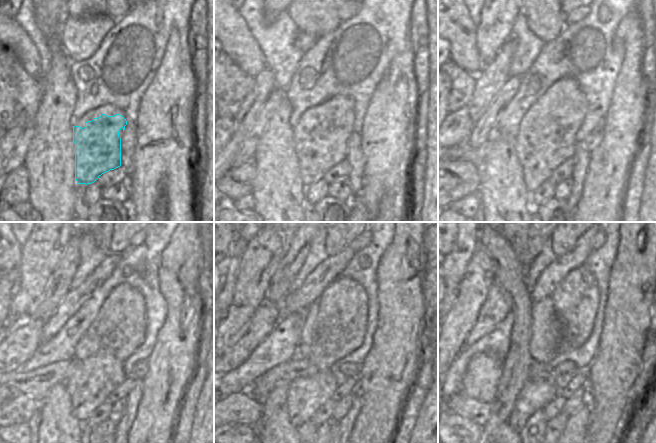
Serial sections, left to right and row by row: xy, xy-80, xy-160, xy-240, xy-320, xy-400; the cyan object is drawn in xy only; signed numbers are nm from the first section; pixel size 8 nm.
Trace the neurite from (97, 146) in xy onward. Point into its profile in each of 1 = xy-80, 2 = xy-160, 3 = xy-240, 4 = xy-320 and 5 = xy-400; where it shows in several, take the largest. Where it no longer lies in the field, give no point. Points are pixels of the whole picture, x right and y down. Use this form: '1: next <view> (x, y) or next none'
1: next xy-80 (315, 159)
2: next xy-160 (538, 161)
3: next xy-240 (88, 388)
4: next xy-320 (305, 395)
5: next xy-400 (536, 394)

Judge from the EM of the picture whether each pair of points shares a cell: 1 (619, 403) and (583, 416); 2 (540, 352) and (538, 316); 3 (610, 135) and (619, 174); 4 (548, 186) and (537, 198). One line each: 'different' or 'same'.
1: different
2: same
3: same
4: same

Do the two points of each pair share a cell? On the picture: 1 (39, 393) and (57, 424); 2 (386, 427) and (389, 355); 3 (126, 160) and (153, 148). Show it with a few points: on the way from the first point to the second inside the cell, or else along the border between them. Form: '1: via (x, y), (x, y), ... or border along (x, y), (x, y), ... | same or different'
1: border along (60, 383), (57, 383), (39, 404) | different
2: via (385, 409), (385, 376), (388, 373) | same
3: border along (137, 133), (135, 170), (129, 176) | different

